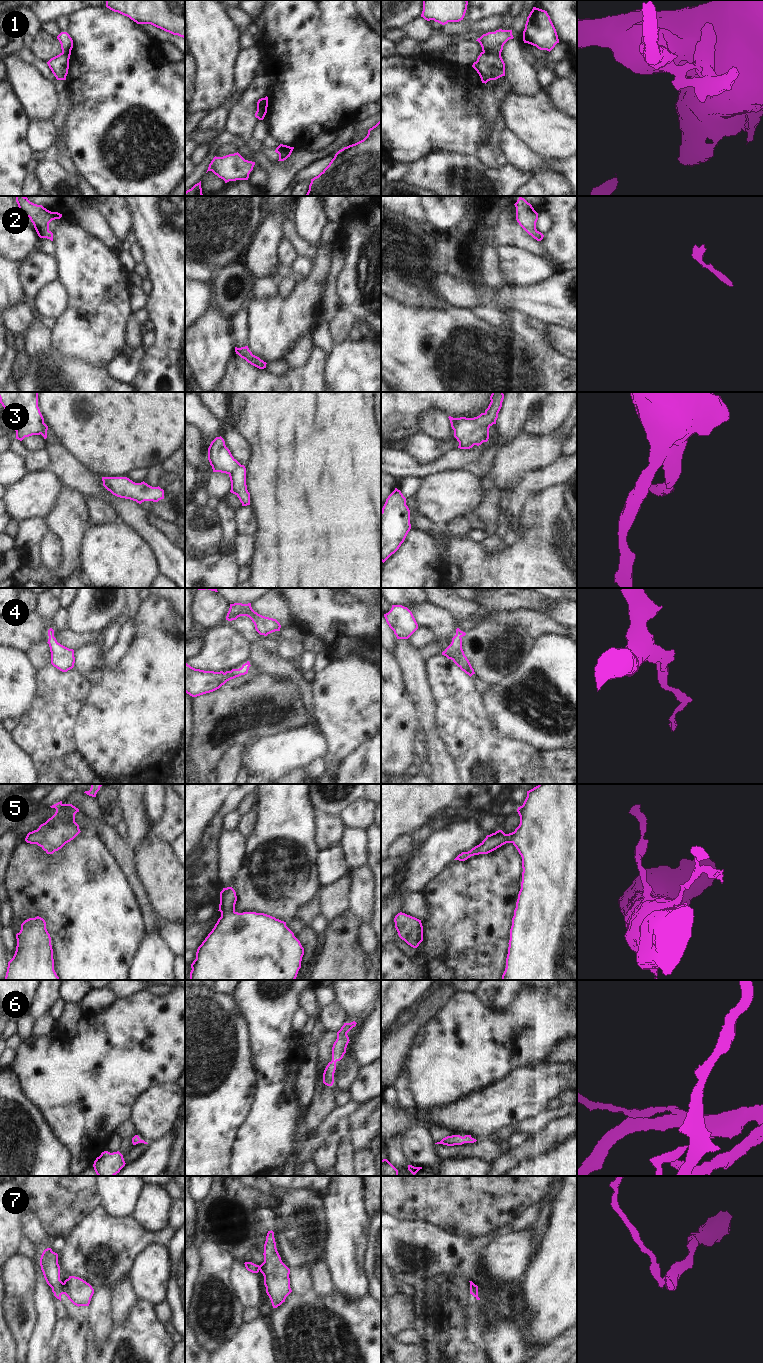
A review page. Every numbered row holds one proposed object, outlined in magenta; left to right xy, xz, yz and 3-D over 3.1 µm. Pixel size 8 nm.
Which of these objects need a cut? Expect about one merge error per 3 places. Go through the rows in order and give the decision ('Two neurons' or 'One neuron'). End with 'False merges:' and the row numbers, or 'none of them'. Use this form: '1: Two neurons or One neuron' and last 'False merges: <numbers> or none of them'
1: Two neurons
2: One neuron
3: One neuron
4: One neuron
5: One neuron
6: One neuron
7: Two neurons
False merges: 1, 7

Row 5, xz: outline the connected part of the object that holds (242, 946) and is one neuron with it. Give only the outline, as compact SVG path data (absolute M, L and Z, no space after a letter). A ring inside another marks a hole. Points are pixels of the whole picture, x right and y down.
M232 887L223 888L218 910L221 917L198 947L189 980L295 980L301 968L304 948L286 922L264 913L238 913L235 911L236 901L235 890Z

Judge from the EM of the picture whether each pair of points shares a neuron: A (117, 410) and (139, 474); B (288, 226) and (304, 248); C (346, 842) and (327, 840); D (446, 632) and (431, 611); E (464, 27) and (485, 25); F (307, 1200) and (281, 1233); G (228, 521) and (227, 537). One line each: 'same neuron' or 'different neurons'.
A: different neurons
B: same neuron
C: different neurons
D: same neuron
E: same neuron
F: same neuron
G: same neuron

